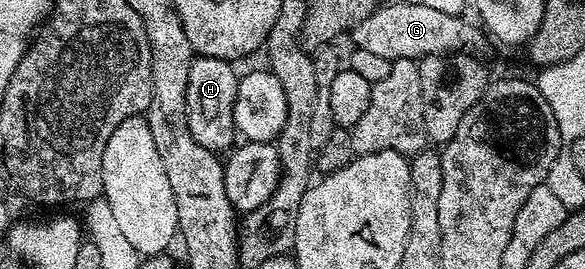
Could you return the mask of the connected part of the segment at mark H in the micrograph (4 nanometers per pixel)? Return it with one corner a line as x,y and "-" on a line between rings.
194,56
191,63
191,71
187,75
187,95
185,96
185,122
191,131
191,135
203,147
214,151
229,151
234,148
235,130
233,127
233,104
235,103
235,95
237,94
237,83
239,73
233,70
234,66
223,59
215,59
214,57

